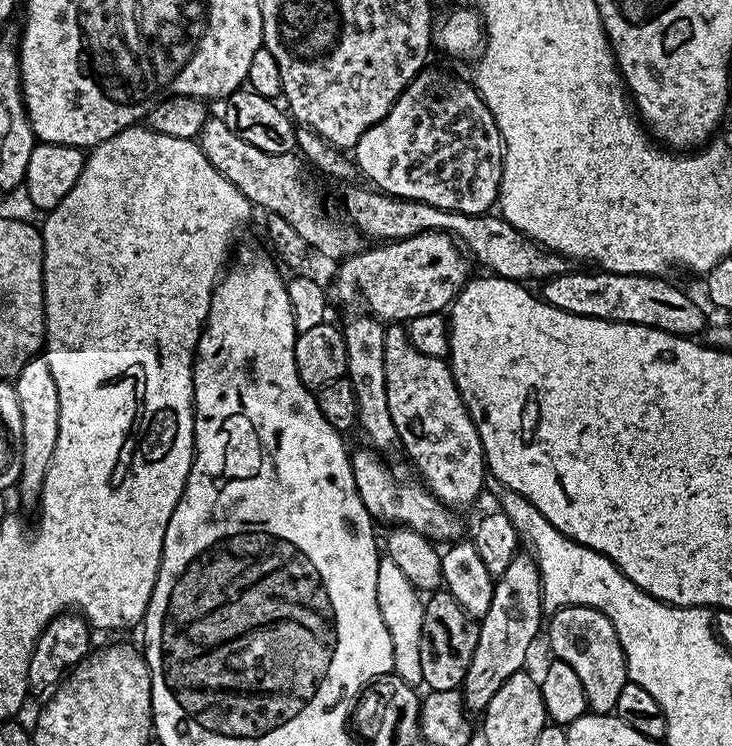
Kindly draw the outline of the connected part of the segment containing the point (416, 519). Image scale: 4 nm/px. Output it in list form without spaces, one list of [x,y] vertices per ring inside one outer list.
[[[363,446],[351,453],[352,473],[358,486],[358,494],[372,515],[373,521],[385,520],[388,526],[403,526],[414,530],[433,542],[456,542],[461,539],[464,524],[460,521],[461,513],[443,504],[433,492],[419,479],[413,478],[409,484],[399,484],[392,480],[392,472],[383,464],[381,457],[371,447]]]

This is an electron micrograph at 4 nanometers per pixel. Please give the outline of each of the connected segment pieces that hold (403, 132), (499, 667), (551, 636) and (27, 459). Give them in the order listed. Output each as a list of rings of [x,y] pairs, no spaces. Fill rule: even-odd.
[[[425,66],[402,90],[386,118],[358,138],[354,164],[369,185],[387,195],[479,216],[497,203],[500,194],[504,139],[475,87],[432,67]]]
[[[521,550],[517,552],[514,562],[510,562],[506,574],[495,577],[494,580],[494,598],[490,602],[490,610],[479,621],[480,633],[478,634],[478,646],[474,646],[474,658],[470,658],[470,670],[466,670],[466,678],[462,685],[464,694],[464,707],[469,713],[483,713],[484,707],[498,694],[502,682],[510,678],[510,674],[521,671],[528,660],[528,651],[532,648],[532,643],[536,640],[536,635],[541,635],[542,620],[540,616],[545,615],[543,604],[540,603],[540,571],[536,565],[535,555]]]
[[[572,604],[551,613],[549,620],[552,621],[549,624],[547,621],[546,636],[548,632],[548,644],[553,652],[551,655],[577,672],[578,679],[582,681],[582,690],[586,690],[589,709],[596,714],[615,713],[618,694],[622,694],[622,686],[630,681],[624,651],[614,626],[610,626],[610,618],[593,608]]]
[[[42,354],[30,358],[30,362],[26,362],[16,375],[14,387],[22,410],[22,460],[18,489],[21,502],[35,509],[46,482],[46,470],[50,470],[54,446],[58,446],[58,385],[54,382],[54,374],[50,374],[48,359]]]

